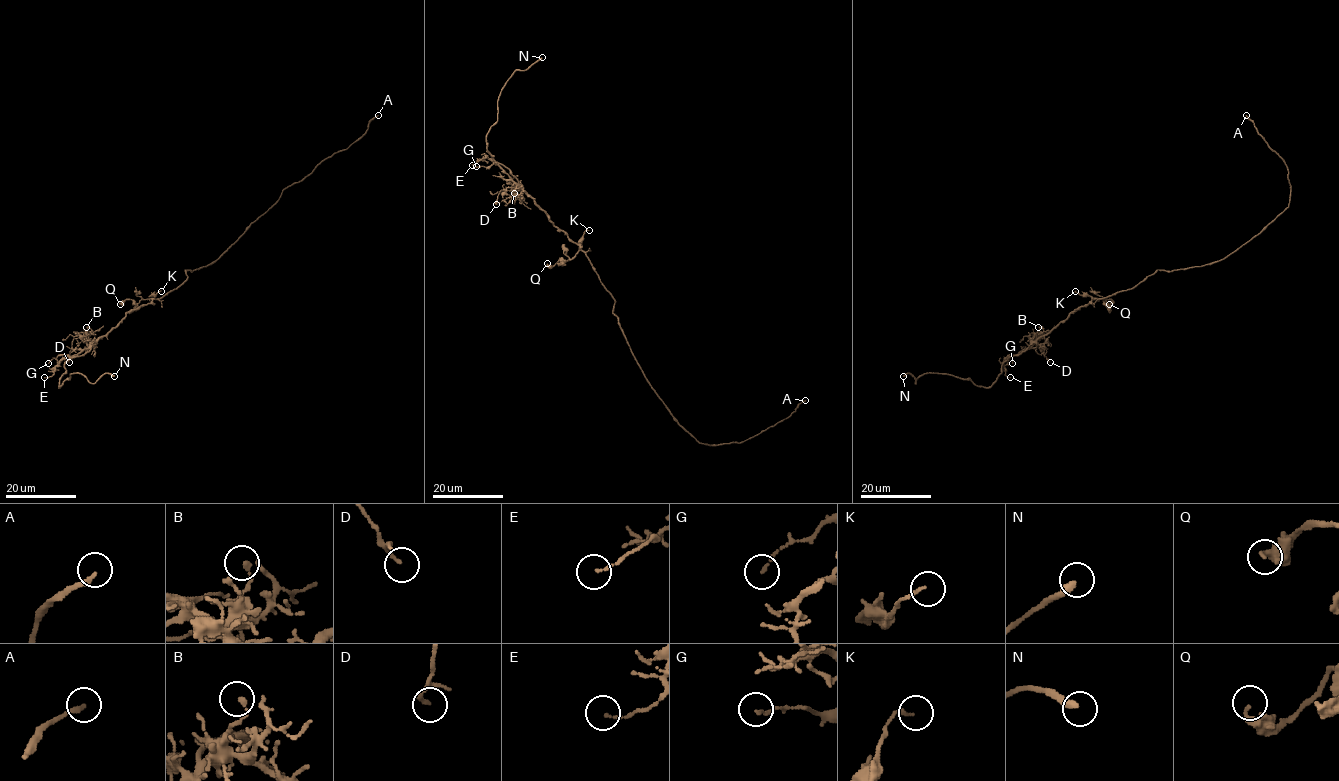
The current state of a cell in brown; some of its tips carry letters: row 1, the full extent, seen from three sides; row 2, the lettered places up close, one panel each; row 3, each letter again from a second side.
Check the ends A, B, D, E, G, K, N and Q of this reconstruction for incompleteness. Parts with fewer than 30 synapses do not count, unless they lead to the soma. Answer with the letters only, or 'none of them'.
A, N

